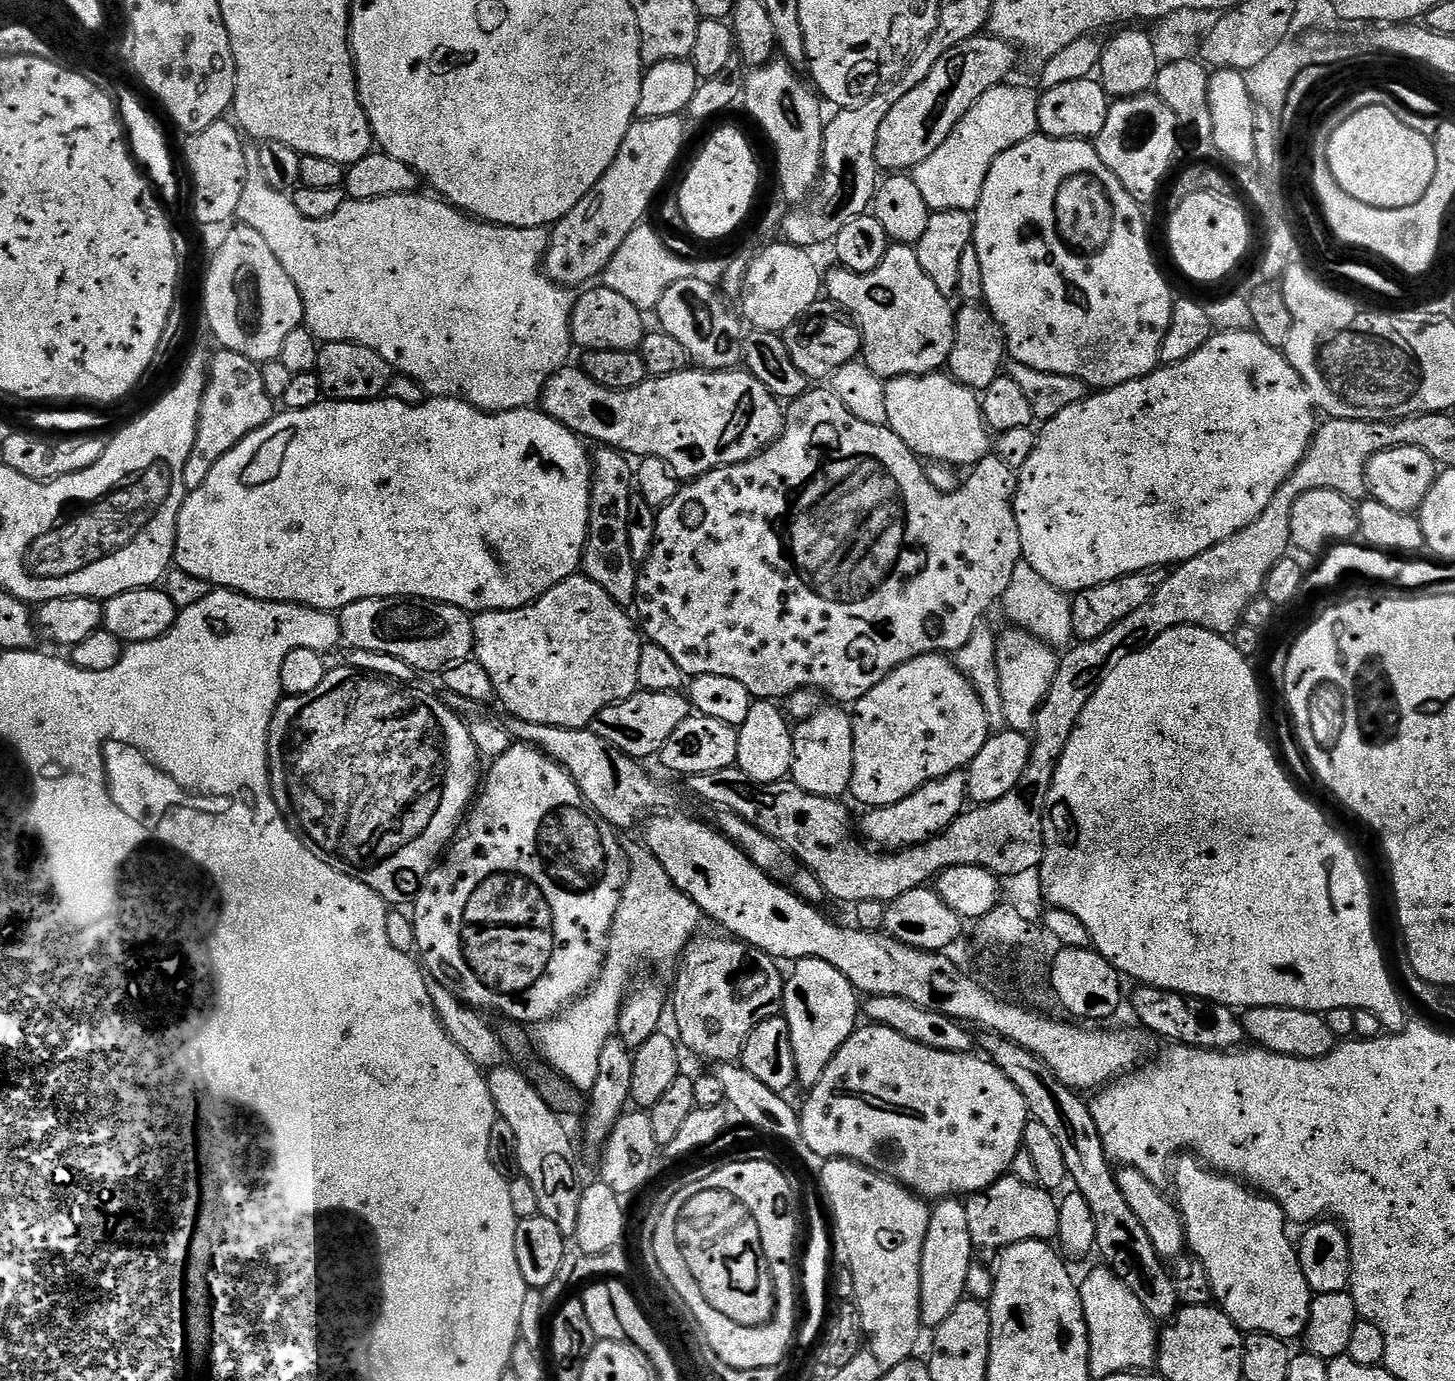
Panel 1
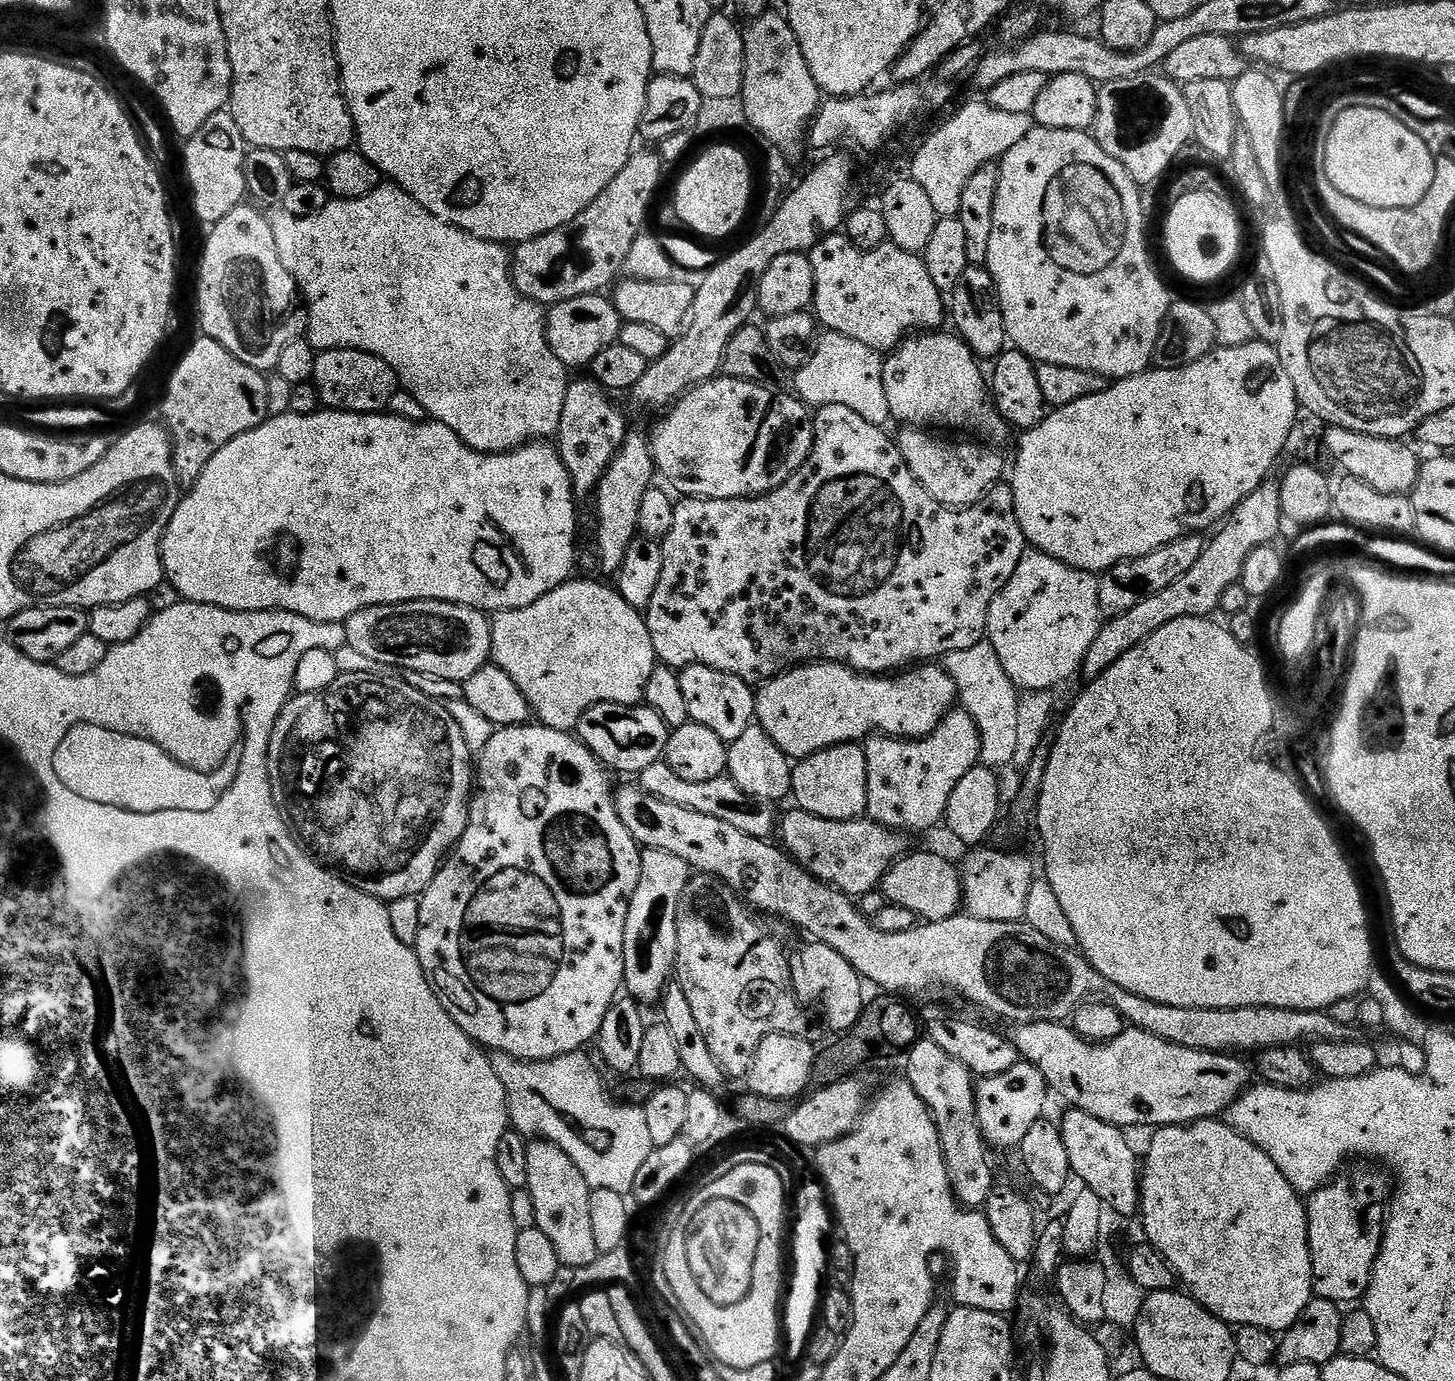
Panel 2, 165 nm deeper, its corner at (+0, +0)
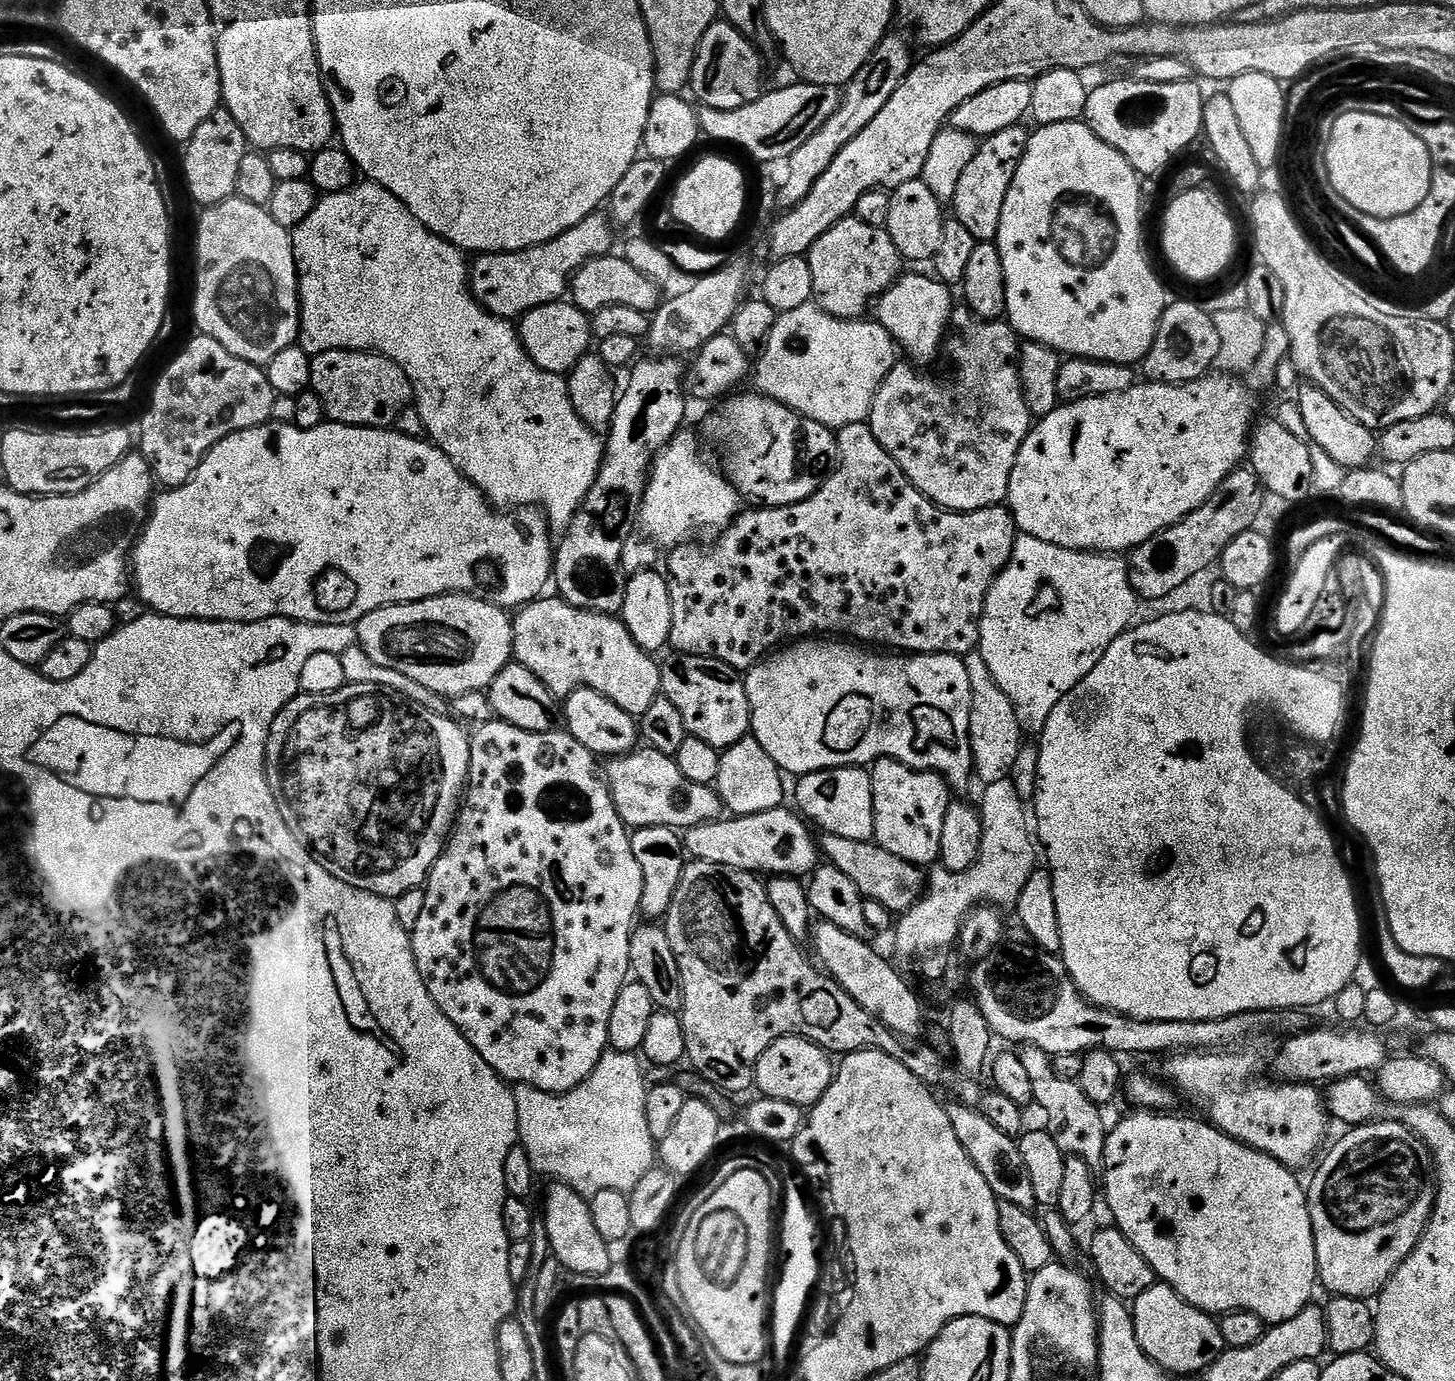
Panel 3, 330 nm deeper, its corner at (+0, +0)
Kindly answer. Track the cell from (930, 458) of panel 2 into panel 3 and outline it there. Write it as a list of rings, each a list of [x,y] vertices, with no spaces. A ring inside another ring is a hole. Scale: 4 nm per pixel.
[[[967,310],[953,311],[950,332],[942,352],[945,357],[948,355],[952,369],[941,376],[931,376],[915,363],[898,362],[890,374],[886,374],[882,386],[878,386],[866,423],[882,450],[898,462],[902,474],[906,474],[927,500],[949,512],[995,508],[1008,499],[1010,474],[1018,450],[1034,427],[1032,411],[1026,406],[1024,391],[1020,388],[1017,364],[1021,341],[1012,325],[1003,319],[980,320]]]

